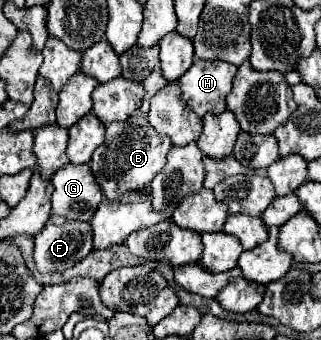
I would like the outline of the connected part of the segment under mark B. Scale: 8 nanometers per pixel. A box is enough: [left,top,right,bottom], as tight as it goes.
[89,115,171,201]

